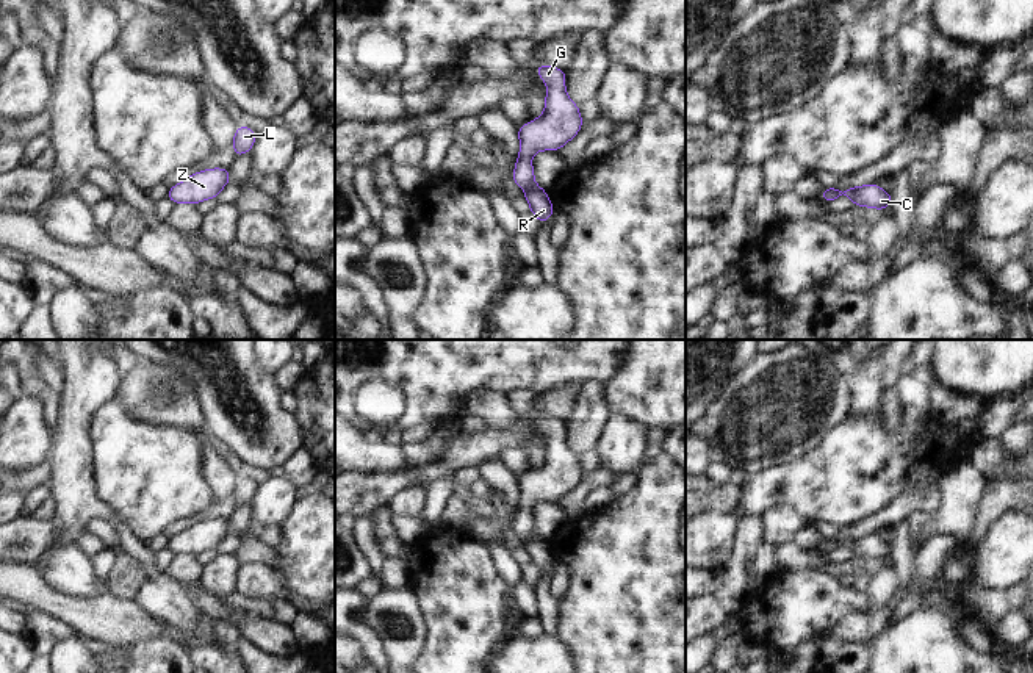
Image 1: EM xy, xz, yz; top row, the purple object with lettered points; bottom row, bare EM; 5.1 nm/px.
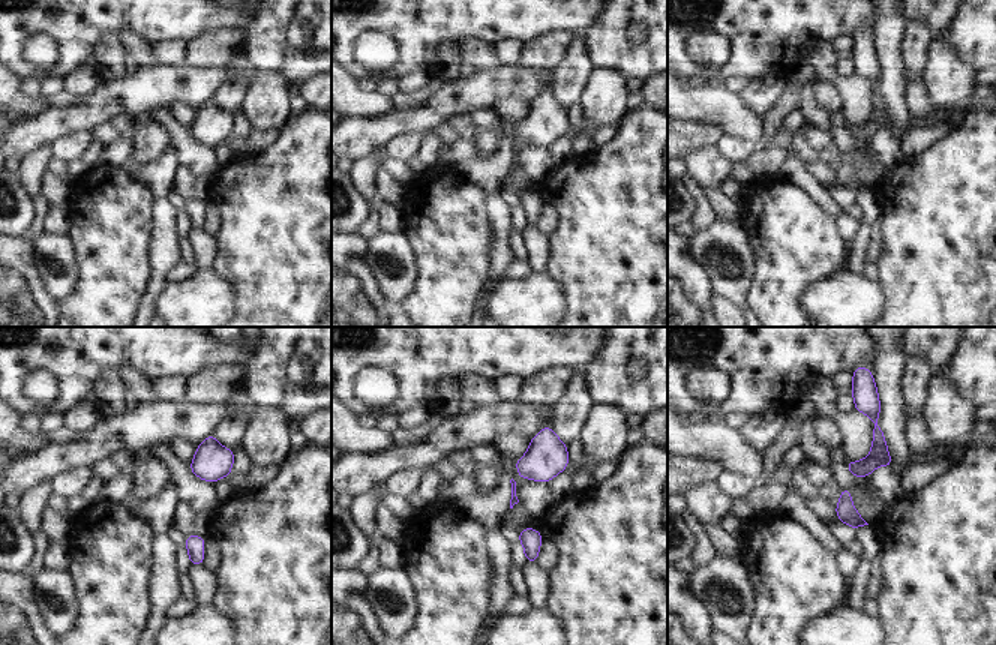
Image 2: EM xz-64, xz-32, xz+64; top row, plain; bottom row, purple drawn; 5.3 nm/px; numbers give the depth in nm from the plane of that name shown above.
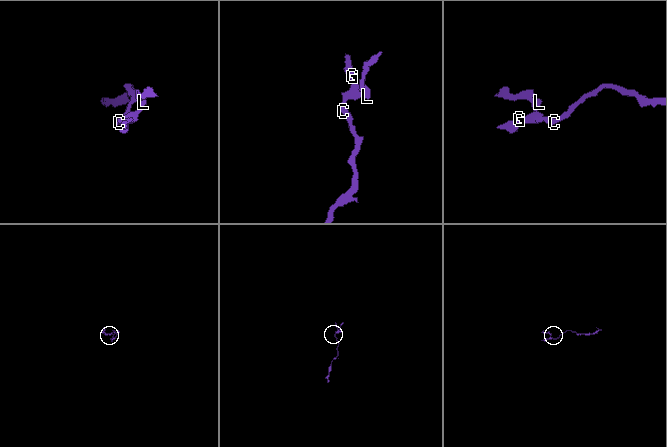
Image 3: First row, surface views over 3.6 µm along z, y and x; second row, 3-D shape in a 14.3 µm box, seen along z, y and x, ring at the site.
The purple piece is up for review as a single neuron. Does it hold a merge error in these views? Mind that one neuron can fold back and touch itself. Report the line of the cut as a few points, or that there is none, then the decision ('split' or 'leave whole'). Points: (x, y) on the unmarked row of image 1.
no cut | leave whole

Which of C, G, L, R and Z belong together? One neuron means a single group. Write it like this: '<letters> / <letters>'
C G L R Z

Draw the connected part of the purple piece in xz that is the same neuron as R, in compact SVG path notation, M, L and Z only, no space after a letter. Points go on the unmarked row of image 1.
M542 415L534 419L546 434L545 446L546 459L538 470L516 479L521 499L512 532L526 540L524 549L531 556L531 563L540 570L543 576L554 559L545 540L534 532L534 518L531 509L537 501L559 501L582 477L581 463L565 443L565 421Z

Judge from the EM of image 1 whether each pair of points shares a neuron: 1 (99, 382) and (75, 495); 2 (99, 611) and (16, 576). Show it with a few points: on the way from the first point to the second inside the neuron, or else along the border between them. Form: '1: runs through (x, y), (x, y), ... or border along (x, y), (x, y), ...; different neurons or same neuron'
1: runs through (75, 410), (74, 467); same neuron
2: runs through (79, 611), (68, 611), (36, 593); same neuron

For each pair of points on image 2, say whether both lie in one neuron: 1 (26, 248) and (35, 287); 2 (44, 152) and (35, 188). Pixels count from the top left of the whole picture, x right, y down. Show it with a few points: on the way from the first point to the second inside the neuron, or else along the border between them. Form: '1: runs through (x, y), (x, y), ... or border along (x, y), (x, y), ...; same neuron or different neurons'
1: runs through (24, 257), (26, 278); same neuron
2: runs through (35, 161), (35, 179); same neuron

